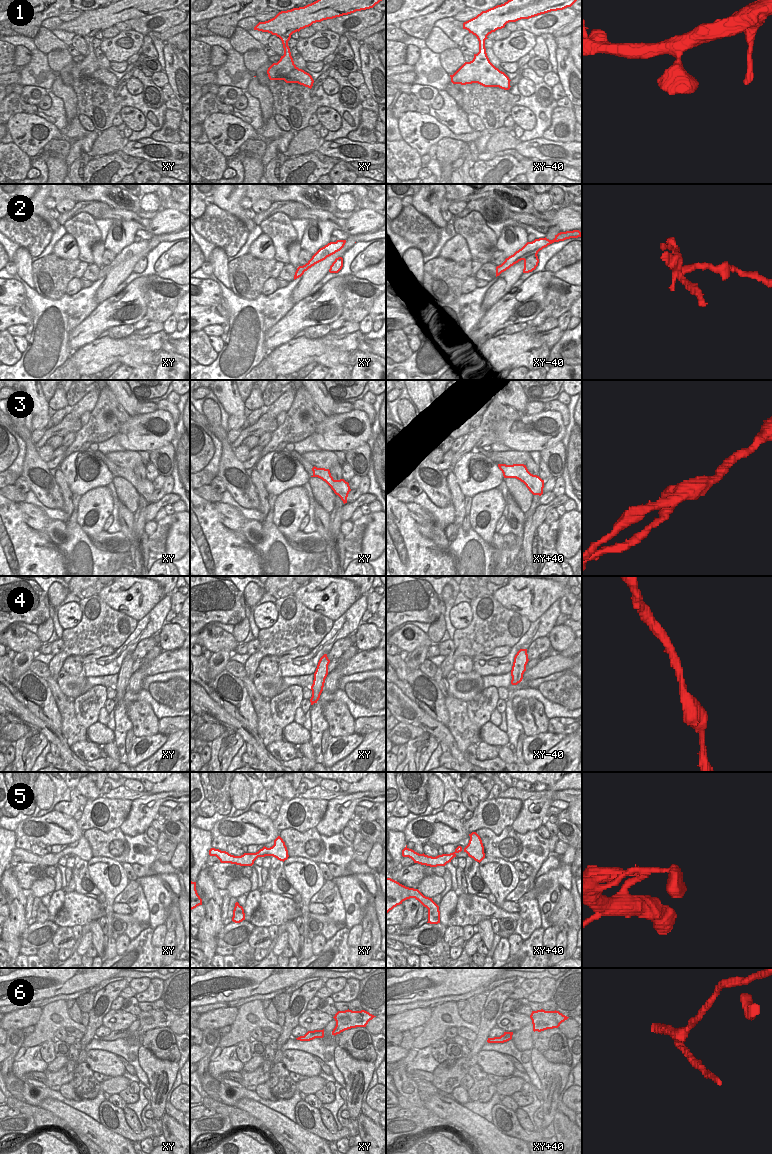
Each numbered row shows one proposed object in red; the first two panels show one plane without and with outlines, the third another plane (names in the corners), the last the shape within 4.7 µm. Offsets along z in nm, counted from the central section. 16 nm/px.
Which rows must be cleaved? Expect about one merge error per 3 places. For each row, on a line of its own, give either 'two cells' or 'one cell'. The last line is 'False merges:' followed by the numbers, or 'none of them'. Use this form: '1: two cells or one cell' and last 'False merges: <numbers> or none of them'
1: one cell
2: two cells
3: one cell
4: one cell
5: one cell
6: one cell
False merges: 2

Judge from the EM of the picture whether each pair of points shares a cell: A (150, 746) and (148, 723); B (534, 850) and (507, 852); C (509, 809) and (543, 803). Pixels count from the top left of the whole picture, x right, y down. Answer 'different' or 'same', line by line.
A: different
B: different
C: different

